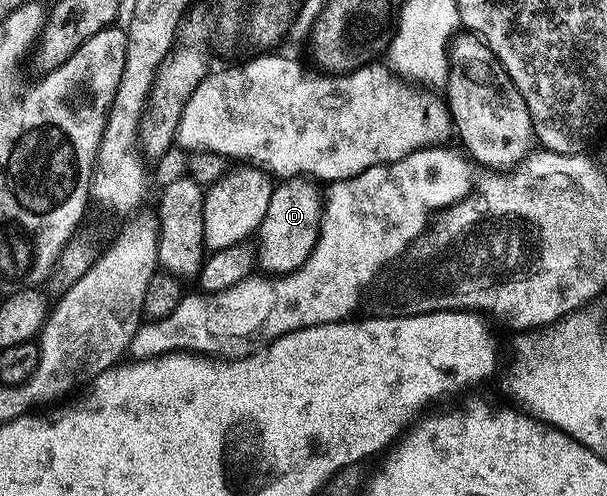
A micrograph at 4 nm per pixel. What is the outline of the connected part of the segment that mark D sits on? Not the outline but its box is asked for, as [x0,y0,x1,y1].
[258,176,322,274]

